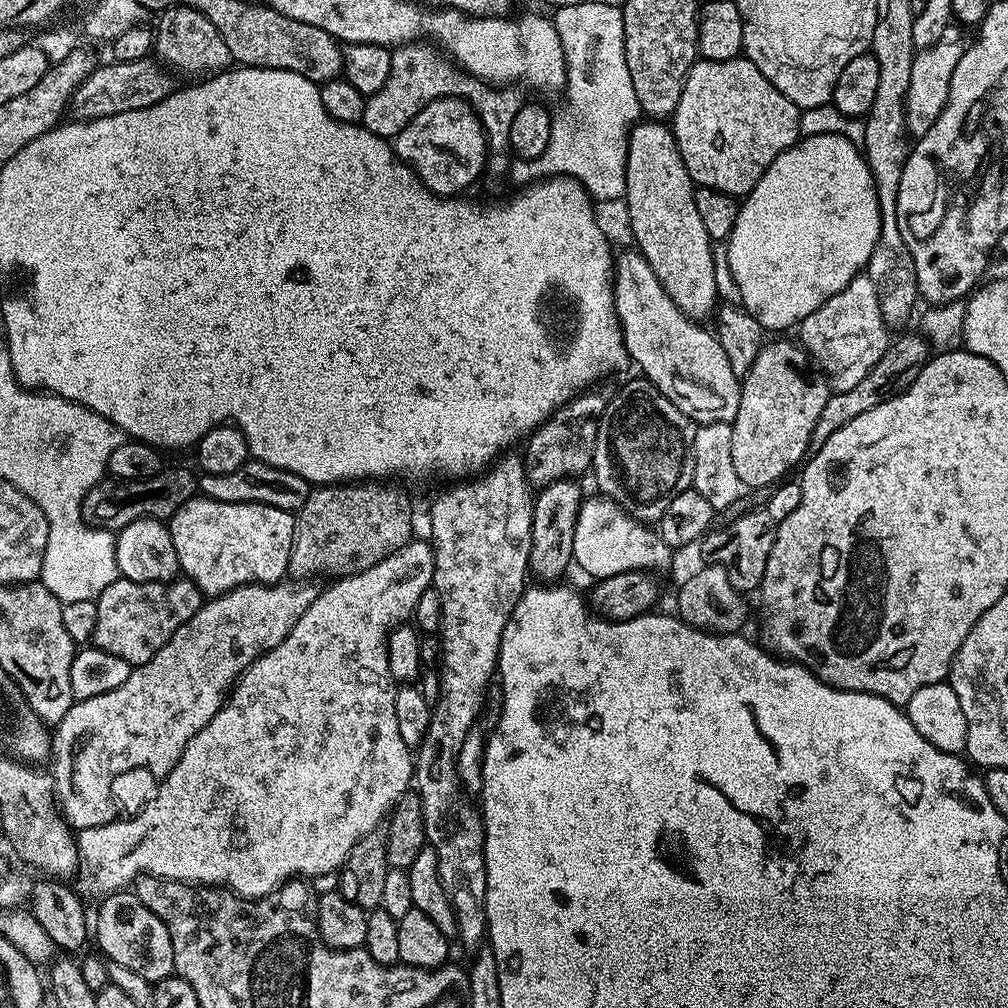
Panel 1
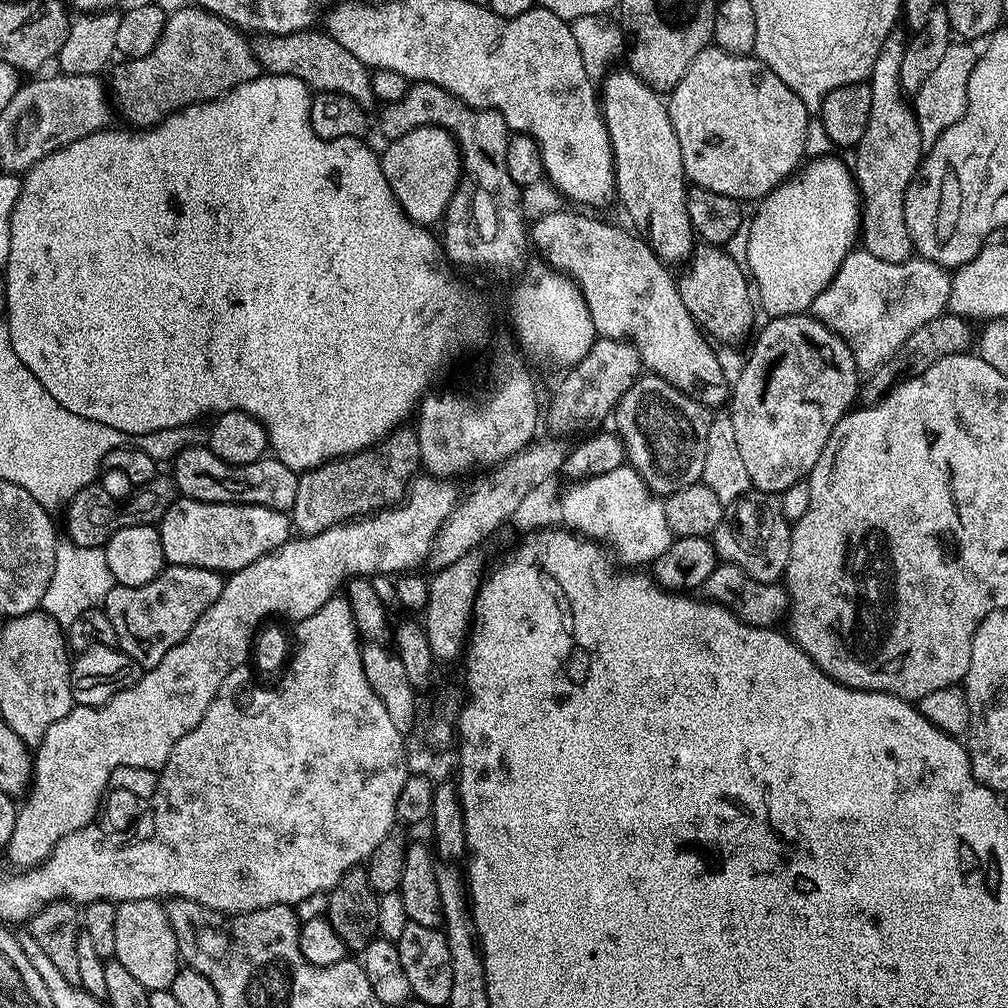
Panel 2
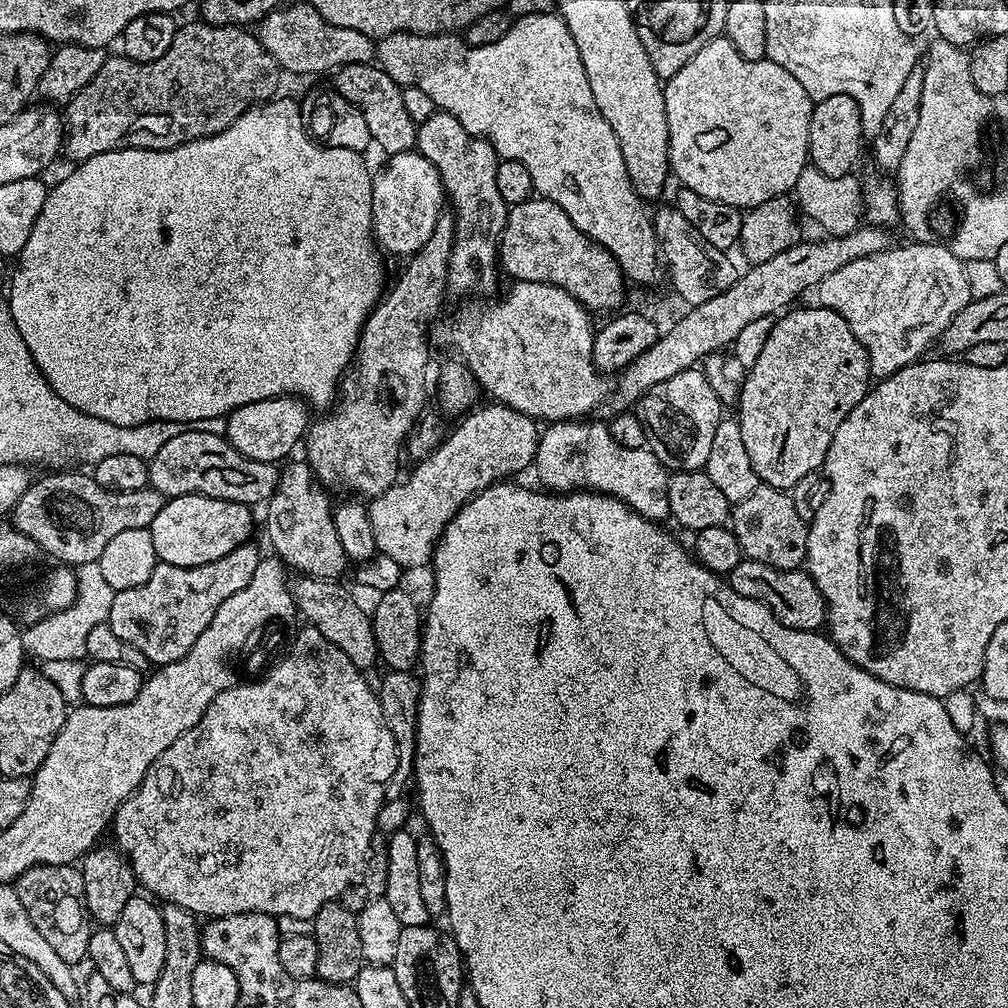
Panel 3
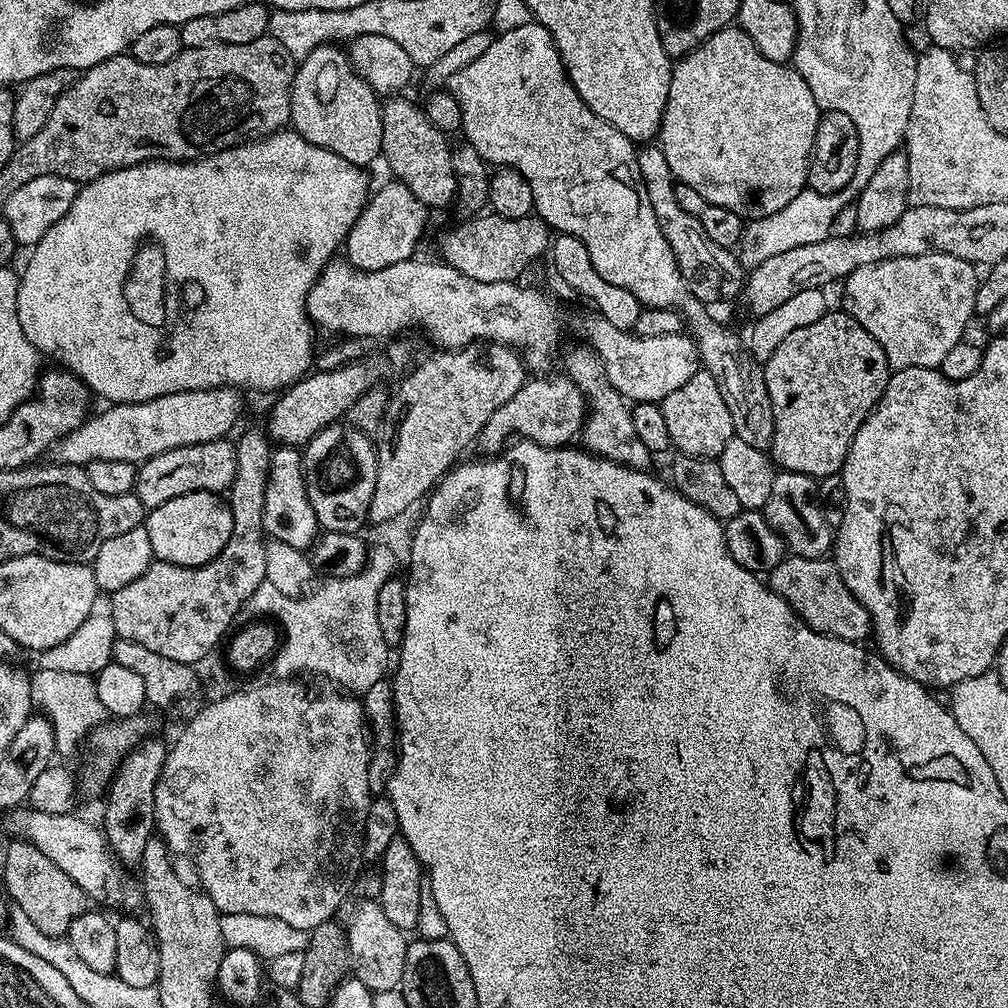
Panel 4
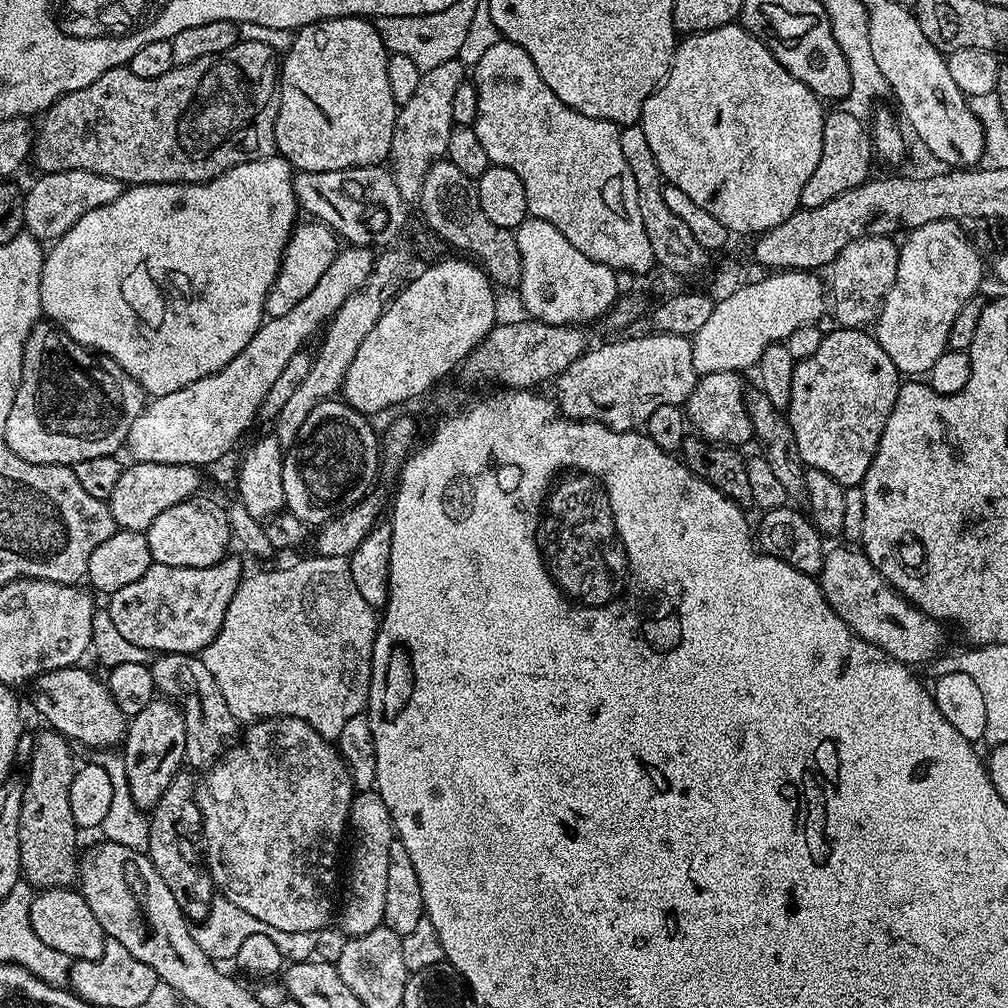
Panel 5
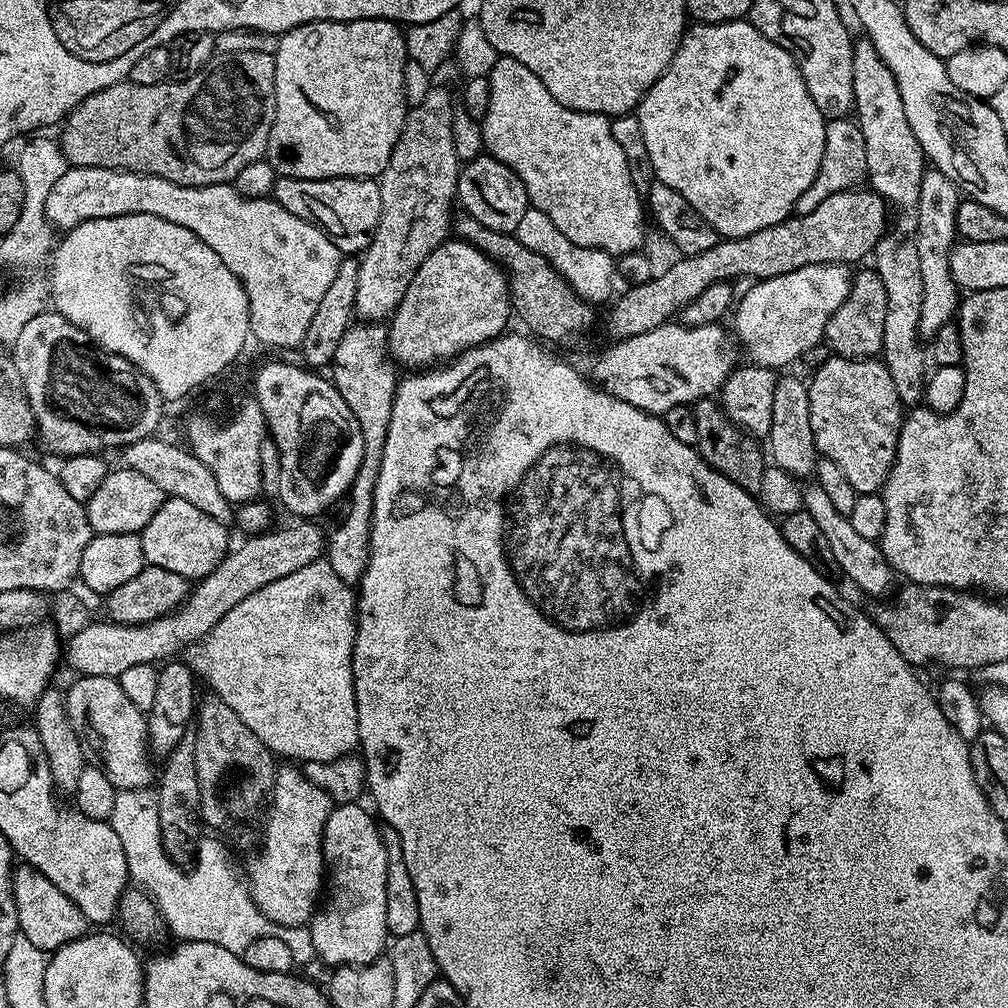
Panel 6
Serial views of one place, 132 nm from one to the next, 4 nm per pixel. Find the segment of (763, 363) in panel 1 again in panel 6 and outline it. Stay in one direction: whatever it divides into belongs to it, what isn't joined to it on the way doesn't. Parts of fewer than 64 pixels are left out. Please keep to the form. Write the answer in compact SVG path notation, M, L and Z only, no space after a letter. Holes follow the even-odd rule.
M835 354L829 357L829 360L824 360L817 366L812 381L808 380L806 384L810 430L813 431L816 451L823 459L838 462L842 474L850 478L850 486L854 486L856 493L879 493L896 457L902 423L902 405L898 398L898 390L894 390L894 378L890 378L888 367L876 358L853 358Z

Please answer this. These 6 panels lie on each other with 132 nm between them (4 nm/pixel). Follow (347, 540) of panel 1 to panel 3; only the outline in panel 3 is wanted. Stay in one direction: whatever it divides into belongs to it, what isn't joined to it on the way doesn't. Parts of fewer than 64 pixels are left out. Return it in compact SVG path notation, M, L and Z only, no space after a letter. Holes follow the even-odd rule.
M448 210L441 212L438 222L434 222L434 234L430 234L422 250L407 257L405 264L408 265L400 281L393 288L391 285L387 289L386 295L364 321L360 340L356 344L356 355L338 385L336 412L329 411L324 414L329 416L311 425L306 436L306 463L311 466L312 473L325 489L341 488L344 494L371 498L381 496L387 488L397 483L401 475L400 456L402 460L406 441L417 427L422 416L420 411L424 408L424 379L428 376L428 316L439 310L448 292L448 267L455 233L455 216Z

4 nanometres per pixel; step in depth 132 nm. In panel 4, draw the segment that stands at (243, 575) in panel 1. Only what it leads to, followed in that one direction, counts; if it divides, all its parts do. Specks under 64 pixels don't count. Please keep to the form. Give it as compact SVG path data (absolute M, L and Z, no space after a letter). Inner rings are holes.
M191 492L147 513L143 528L150 538L152 555L156 560L177 564L180 568L197 568L210 562L230 542L234 530L232 507L223 495L215 492Z

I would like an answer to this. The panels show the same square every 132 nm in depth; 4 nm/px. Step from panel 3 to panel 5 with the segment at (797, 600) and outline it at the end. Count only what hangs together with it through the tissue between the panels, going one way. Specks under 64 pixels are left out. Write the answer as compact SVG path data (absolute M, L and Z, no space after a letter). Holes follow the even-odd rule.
M829 547L824 554L824 568L819 572L818 585L828 605L846 626L850 626L856 637L878 646L898 662L917 666L927 660L935 661L945 651L944 636L936 629L939 628L937 621L890 587L863 551Z

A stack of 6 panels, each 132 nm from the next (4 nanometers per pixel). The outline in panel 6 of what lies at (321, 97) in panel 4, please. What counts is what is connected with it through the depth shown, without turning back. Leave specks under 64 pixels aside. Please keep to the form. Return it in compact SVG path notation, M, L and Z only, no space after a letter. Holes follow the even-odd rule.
M334 20L336 28L320 28L320 32L312 32L309 24L304 24L304 32L308 36L324 36L324 40L285 40L280 36L280 45L276 51L276 113L268 139L267 163L280 176L293 176L303 180L333 180L339 176L355 176L357 178L379 177L387 162L390 161L391 152L395 143L398 142L404 126L406 103L404 98L404 65L408 63L408 51L404 45L404 32L391 20ZM345 22L348 28L340 28ZM332 36L332 40L328 40ZM284 48L312 48L312 52L292 52L292 60L284 60ZM312 84L320 84L320 88L312 88ZM308 96L308 100L304 100ZM312 96L328 96L328 100L316 100L312 104ZM332 96L340 96L340 104L332 104ZM320 112L320 116L316 116Z

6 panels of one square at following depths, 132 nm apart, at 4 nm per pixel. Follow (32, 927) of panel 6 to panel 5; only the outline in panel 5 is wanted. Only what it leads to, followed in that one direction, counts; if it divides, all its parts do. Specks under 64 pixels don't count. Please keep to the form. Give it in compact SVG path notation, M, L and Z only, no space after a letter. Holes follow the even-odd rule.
M71 887L46 888L37 891L32 897L29 922L32 924L38 938L46 946L62 951L73 962L97 960L104 952L106 937L98 918L94 918L94 910L90 910L83 894Z

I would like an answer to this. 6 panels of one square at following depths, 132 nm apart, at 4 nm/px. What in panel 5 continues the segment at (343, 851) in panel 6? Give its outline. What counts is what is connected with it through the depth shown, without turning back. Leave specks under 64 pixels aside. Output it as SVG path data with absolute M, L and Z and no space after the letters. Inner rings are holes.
M356 792L352 797L350 814L348 815L350 829L350 844L352 840L352 853L347 853L346 868L348 864L348 897L344 900L344 909L339 909L338 924L348 938L370 934L370 930L381 927L384 923L384 907L386 906L386 874L390 867L390 846L394 839L394 829L390 810L386 810L386 802L382 802L380 793Z

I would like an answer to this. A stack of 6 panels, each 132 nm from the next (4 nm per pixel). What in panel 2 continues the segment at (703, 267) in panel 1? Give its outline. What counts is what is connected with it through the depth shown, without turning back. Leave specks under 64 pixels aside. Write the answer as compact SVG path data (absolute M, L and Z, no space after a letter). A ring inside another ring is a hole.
M627 70L609 71L602 83L602 115L614 154L618 204L632 219L633 229L648 231L646 239L661 260L685 261L694 250L688 217L690 181L684 175L682 146L678 146L665 97Z

